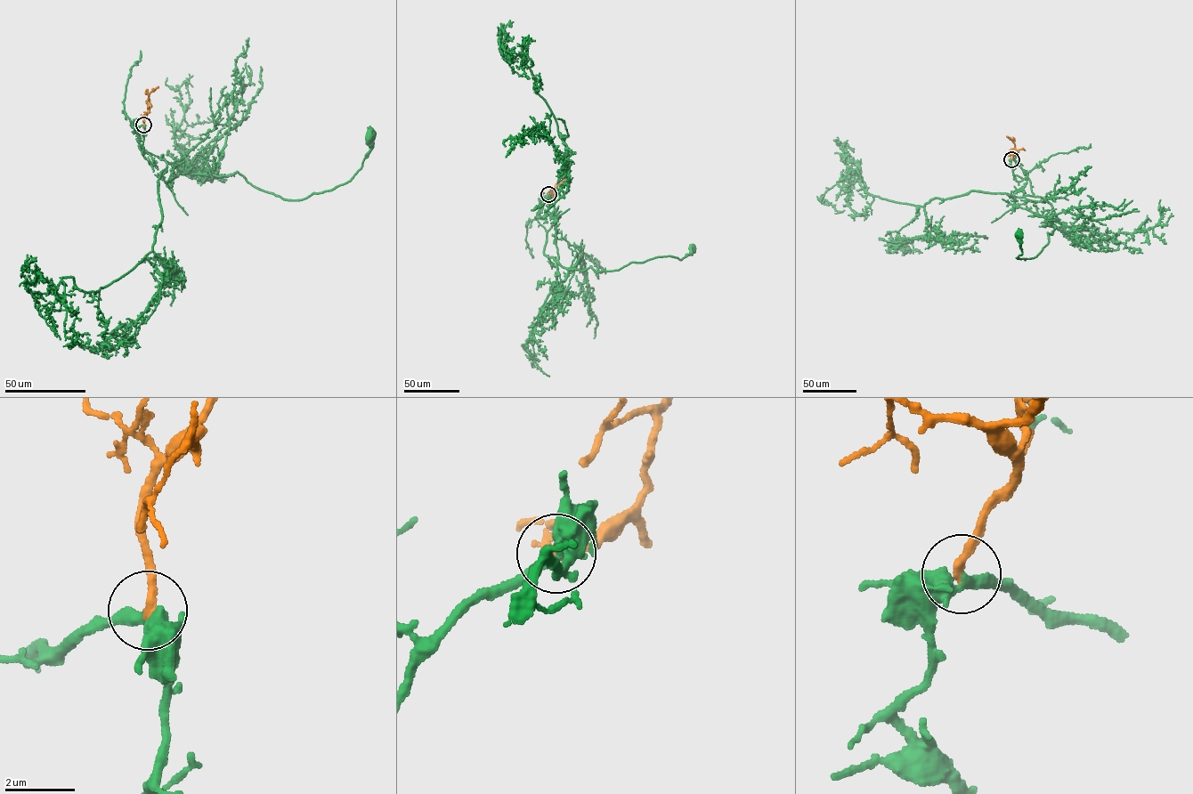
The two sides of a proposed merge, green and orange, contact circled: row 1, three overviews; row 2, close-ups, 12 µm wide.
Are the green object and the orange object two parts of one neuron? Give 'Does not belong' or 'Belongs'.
Belongs

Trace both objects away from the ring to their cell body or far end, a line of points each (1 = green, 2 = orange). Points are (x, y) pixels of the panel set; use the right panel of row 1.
1: (1011, 159), (1027, 173), (1034, 196), (1050, 205), (1054, 226), (1039, 254), (1025, 260), (1016, 258), (1018, 233)
2: (1011, 159), (1014, 143), (1006, 136)

